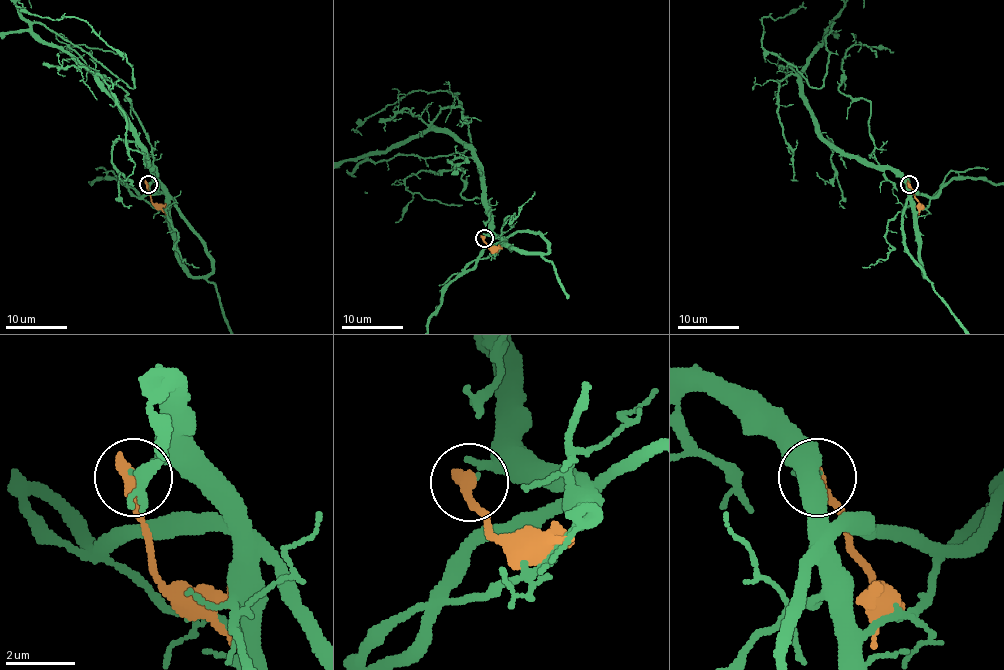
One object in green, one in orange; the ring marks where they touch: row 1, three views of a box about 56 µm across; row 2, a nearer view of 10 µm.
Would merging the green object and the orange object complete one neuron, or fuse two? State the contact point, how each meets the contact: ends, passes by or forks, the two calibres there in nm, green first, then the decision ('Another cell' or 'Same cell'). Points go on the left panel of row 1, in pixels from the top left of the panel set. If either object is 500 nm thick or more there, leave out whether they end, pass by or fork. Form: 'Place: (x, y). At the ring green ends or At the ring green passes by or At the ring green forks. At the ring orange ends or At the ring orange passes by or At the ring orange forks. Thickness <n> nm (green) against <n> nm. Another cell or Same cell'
Place: (148, 184). At the ring green ends. At the ring orange ends. Thickness 180 nm (green) against 480 nm. Another cell

